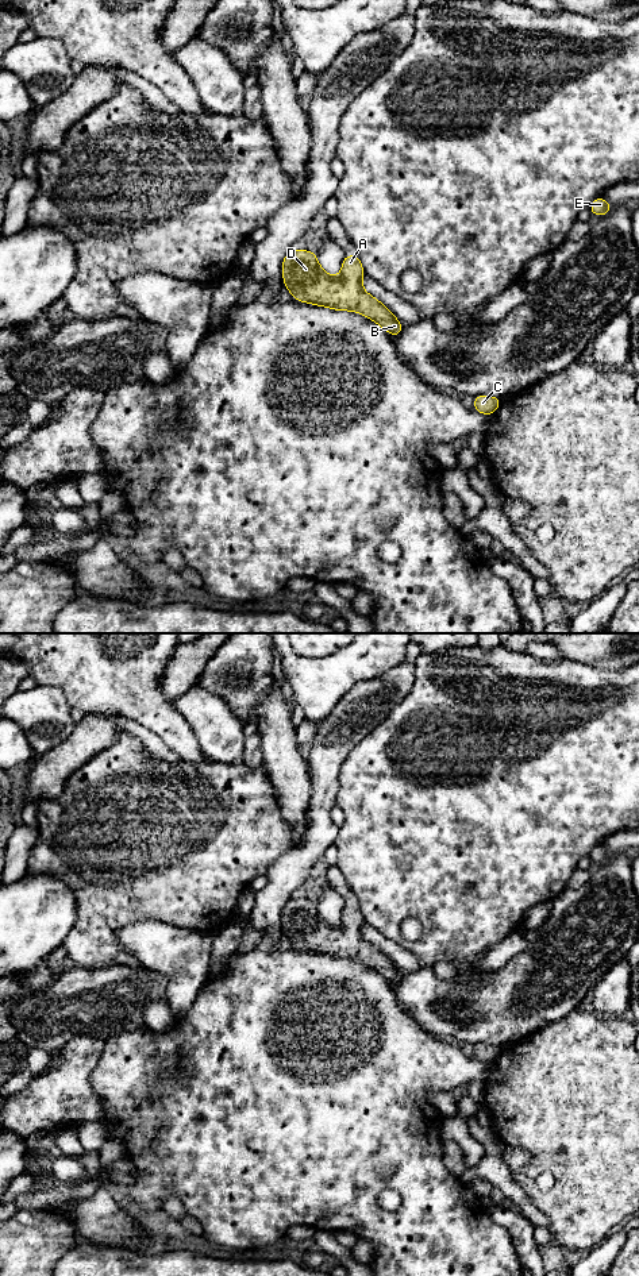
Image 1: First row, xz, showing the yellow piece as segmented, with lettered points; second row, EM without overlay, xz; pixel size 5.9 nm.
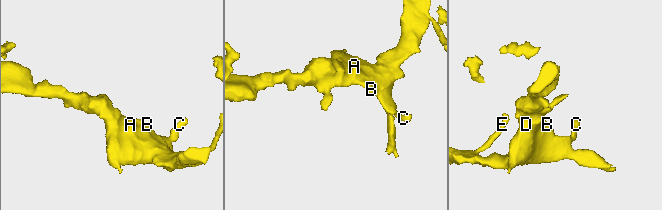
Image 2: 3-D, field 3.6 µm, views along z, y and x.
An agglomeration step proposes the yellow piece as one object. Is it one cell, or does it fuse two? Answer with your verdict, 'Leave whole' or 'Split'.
Leave whole

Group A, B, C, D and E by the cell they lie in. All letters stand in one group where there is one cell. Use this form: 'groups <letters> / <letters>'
groups A B C D E

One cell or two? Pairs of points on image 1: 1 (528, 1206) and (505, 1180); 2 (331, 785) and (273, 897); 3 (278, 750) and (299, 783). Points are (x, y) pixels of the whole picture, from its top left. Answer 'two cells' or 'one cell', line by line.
1: one cell
2: one cell
3: one cell

